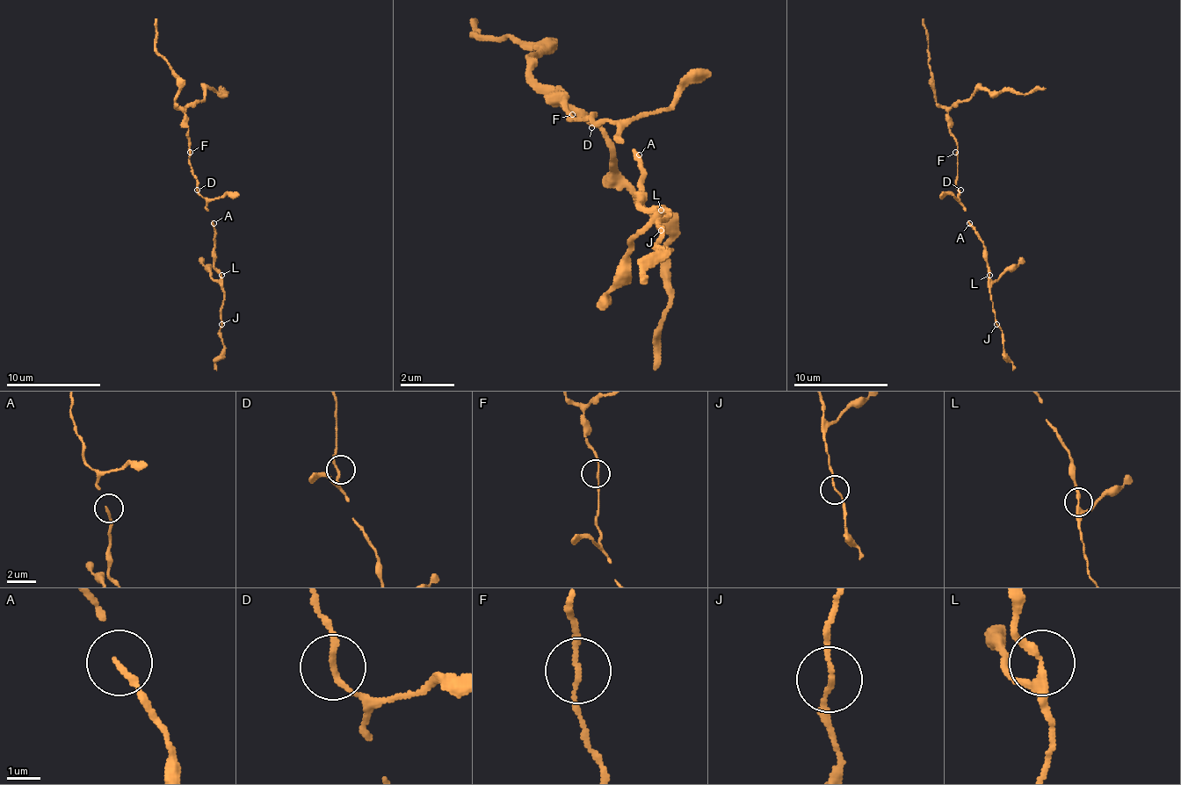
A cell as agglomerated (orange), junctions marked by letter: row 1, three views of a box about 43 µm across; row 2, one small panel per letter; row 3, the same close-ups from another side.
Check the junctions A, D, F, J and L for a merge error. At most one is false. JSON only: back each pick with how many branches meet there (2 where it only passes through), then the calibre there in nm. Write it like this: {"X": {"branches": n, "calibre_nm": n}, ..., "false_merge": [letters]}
{"false_merge": []}

